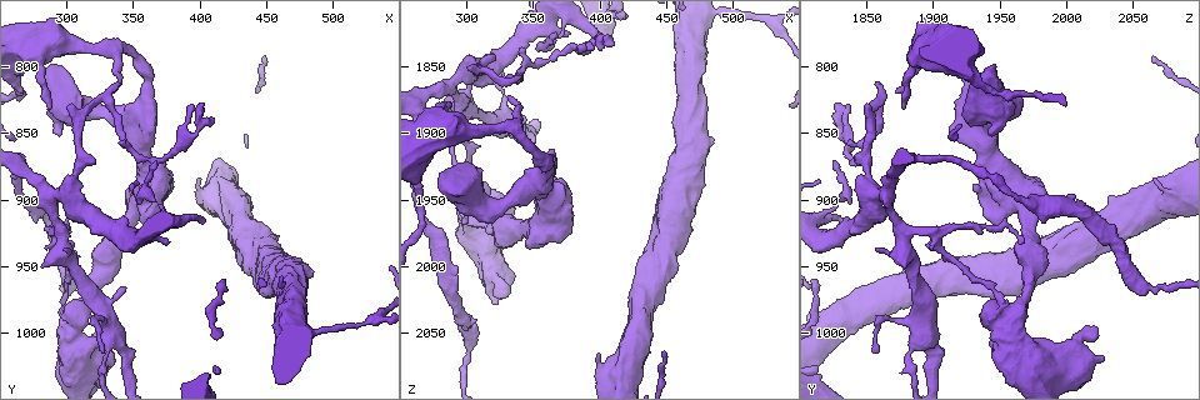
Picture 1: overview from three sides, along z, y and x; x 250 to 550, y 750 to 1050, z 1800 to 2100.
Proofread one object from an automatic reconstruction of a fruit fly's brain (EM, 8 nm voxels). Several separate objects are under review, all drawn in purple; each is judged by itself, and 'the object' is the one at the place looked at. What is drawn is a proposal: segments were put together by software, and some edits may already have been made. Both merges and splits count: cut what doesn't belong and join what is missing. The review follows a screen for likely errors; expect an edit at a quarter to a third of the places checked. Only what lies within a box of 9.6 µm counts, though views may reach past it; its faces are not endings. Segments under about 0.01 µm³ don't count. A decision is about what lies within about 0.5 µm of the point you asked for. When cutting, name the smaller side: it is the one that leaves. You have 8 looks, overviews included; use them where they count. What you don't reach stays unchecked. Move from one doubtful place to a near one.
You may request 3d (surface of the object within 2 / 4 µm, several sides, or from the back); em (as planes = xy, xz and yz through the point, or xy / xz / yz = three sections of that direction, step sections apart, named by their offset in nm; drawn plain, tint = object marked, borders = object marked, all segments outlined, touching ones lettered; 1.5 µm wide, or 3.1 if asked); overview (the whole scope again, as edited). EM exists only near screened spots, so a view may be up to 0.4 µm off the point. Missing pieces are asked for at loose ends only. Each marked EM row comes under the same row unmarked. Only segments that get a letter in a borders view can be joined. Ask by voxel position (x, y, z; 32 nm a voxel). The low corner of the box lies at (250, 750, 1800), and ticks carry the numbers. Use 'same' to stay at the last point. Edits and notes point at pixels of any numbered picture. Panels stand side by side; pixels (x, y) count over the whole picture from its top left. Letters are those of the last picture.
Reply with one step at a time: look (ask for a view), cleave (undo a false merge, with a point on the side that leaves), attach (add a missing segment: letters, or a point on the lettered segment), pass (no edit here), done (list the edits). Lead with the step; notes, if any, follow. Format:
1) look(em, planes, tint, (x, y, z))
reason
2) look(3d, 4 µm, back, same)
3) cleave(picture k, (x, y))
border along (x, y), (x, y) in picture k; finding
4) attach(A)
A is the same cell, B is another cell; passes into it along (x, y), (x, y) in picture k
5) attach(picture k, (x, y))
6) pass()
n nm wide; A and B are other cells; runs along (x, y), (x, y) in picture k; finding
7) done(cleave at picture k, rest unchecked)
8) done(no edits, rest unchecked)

look(3d, 4 µm, (288, 798, 1946))
an open end

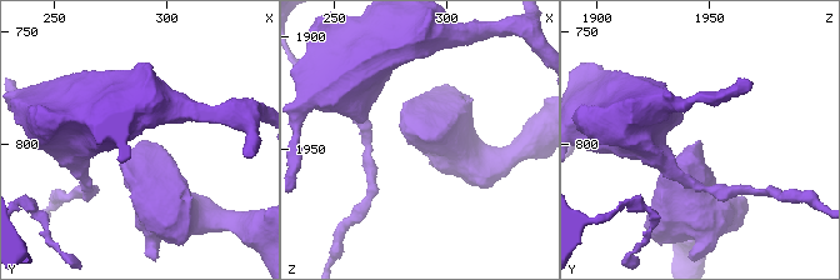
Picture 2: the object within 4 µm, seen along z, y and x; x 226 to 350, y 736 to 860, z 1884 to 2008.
look(em, planes, tint, (287, 799, 1944))
need the tissue

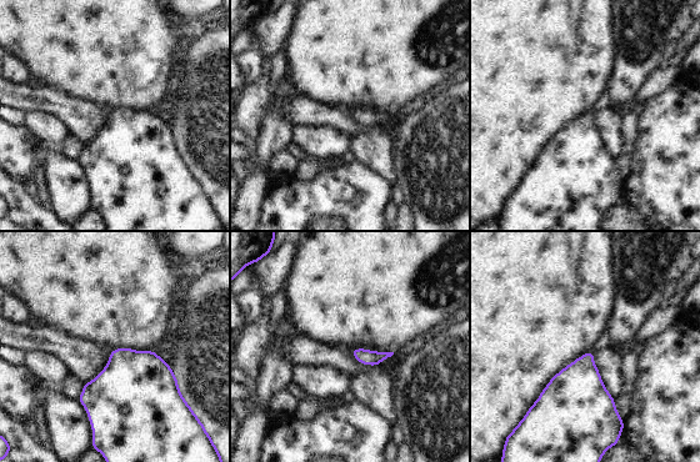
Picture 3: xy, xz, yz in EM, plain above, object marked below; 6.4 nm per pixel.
look(em, planes, borders, same)
see the neighbours

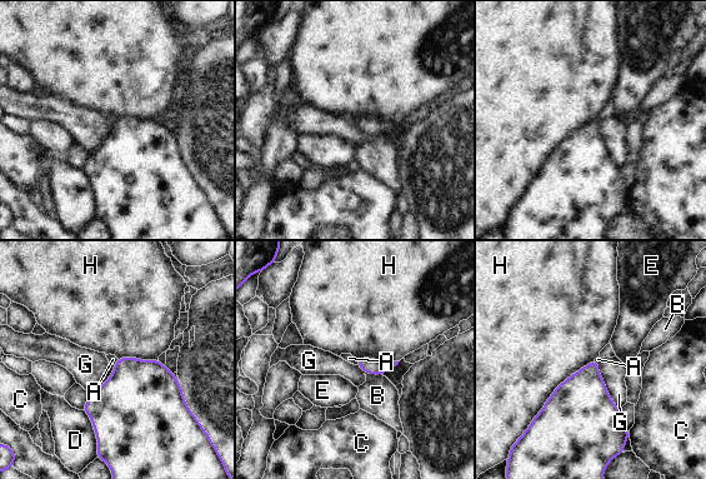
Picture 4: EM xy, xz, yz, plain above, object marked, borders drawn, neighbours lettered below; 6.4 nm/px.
pass()
A, B, C, D, E, G and H are other cells; border along (355, 359), (357, 364) in picture 4; none of them fits

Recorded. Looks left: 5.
look(3d, 2 µm, (340, 812, 1858))
free end

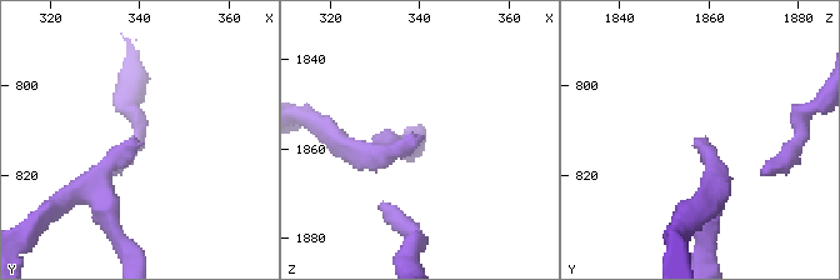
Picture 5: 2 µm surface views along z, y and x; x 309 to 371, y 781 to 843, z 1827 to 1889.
look(em, planes, borders, (341, 812, 1858))

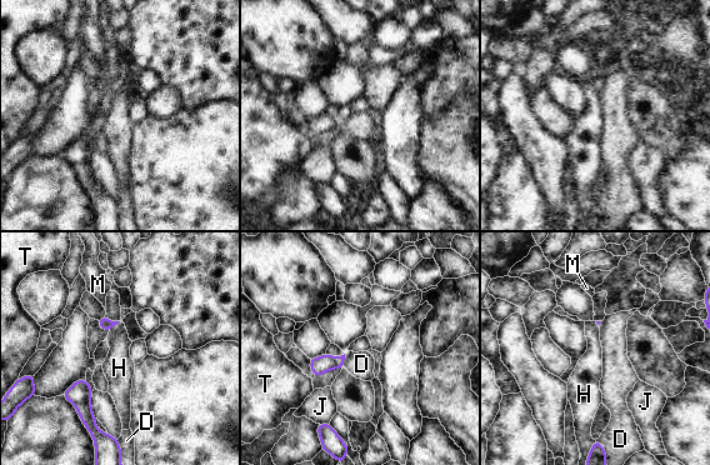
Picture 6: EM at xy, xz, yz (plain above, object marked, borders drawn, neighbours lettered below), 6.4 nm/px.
pass()
H touches over 100 nm; D, H, J, M and T are other cells; no lettered segment goes on from it

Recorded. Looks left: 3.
look(3d, 2 µm, (320, 870, 1842))
branch stops here

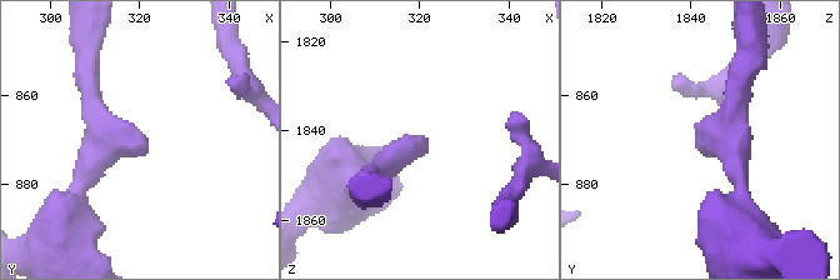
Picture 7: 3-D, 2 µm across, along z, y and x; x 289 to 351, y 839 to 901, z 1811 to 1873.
look(em, xz, step 8, borders, (322, 870, 1842))
arms of 190, 280 nm; shape alone is not enough

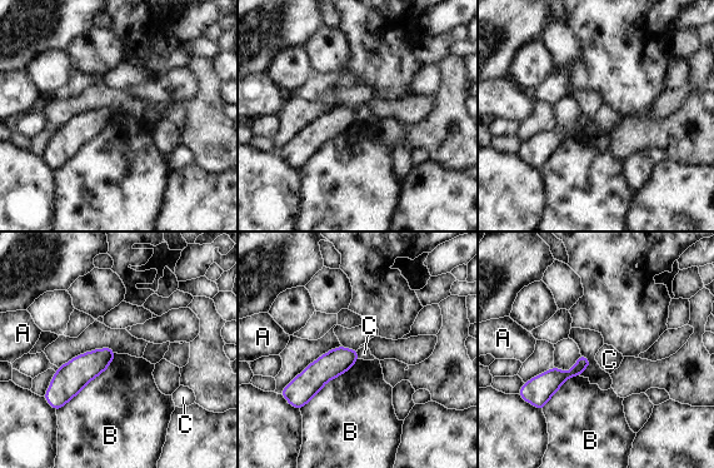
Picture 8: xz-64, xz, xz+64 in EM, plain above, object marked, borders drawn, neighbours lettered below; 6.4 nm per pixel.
pass()
A, B and C are other cells; border along (115, 353), (104, 371), (56, 411) in picture 8; no lettered segment goes on from it

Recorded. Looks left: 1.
done(no edits, rest unchecked)

